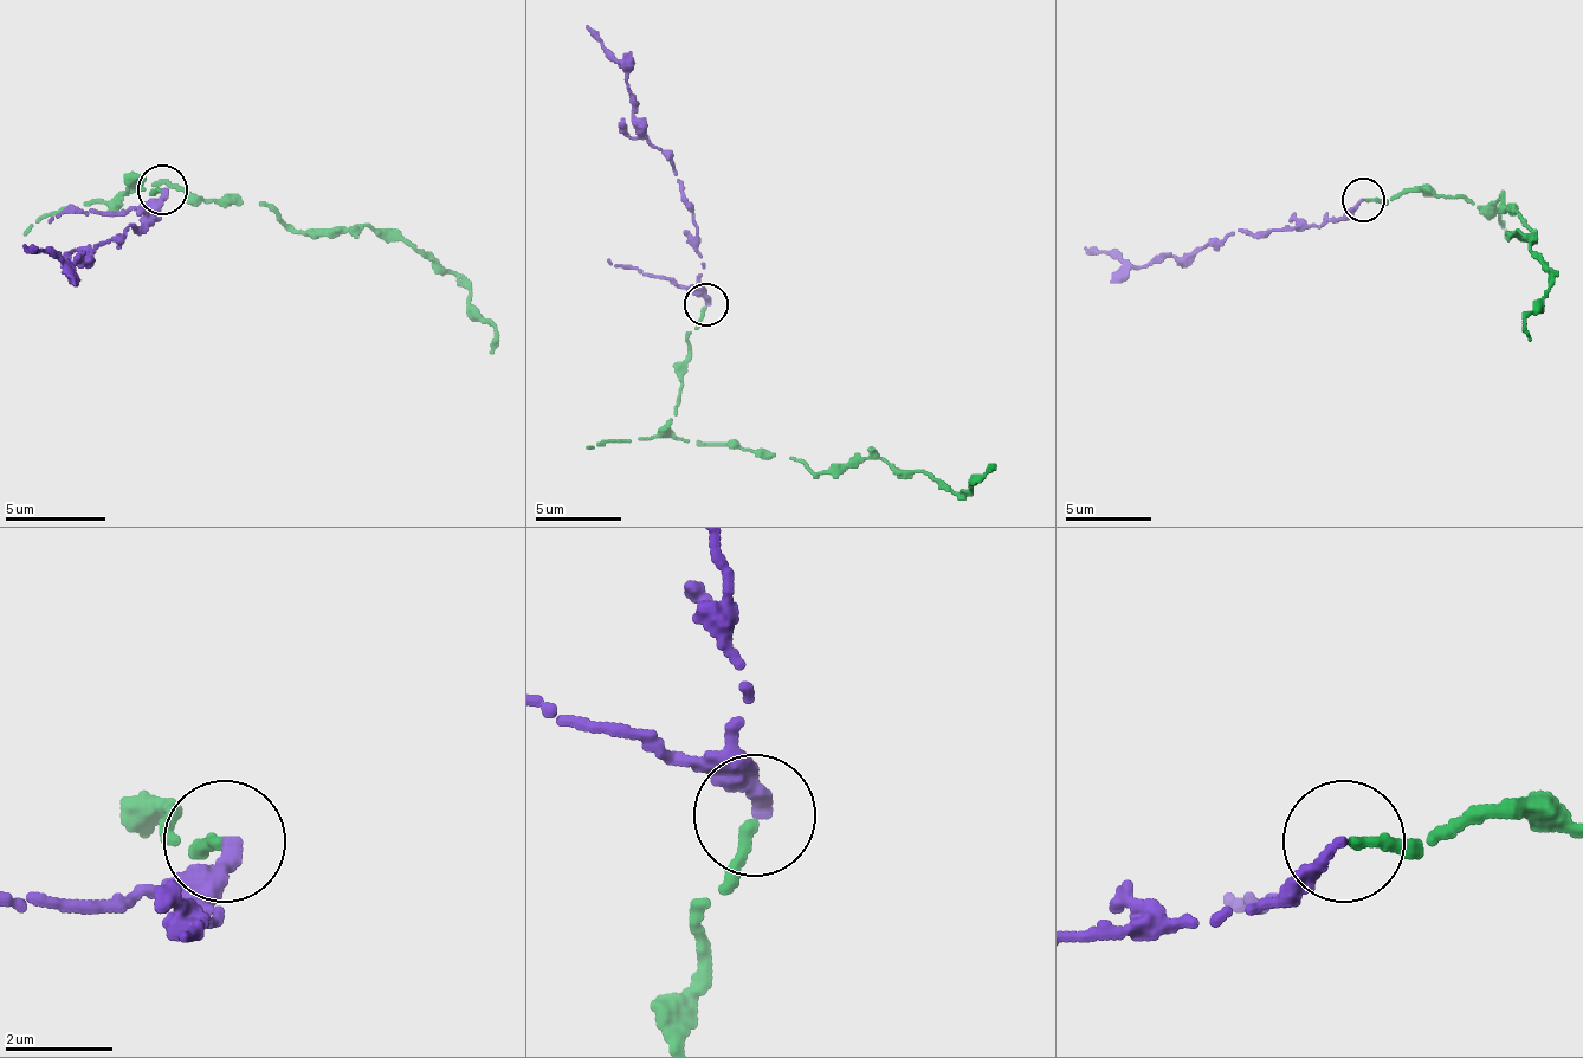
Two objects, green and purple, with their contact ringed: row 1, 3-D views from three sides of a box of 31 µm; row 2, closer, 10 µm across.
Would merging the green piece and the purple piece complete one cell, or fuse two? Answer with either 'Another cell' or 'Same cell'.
Same cell

